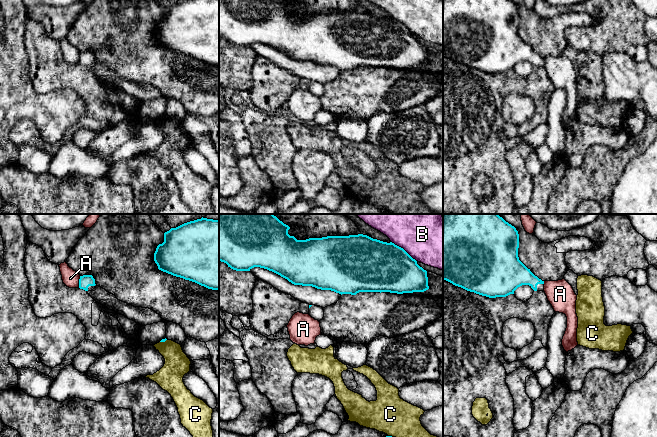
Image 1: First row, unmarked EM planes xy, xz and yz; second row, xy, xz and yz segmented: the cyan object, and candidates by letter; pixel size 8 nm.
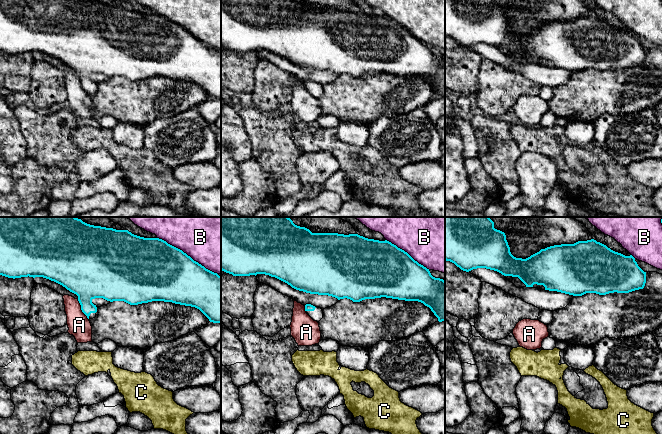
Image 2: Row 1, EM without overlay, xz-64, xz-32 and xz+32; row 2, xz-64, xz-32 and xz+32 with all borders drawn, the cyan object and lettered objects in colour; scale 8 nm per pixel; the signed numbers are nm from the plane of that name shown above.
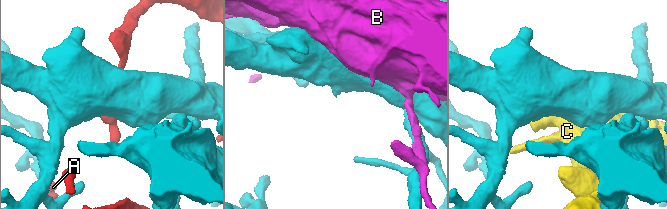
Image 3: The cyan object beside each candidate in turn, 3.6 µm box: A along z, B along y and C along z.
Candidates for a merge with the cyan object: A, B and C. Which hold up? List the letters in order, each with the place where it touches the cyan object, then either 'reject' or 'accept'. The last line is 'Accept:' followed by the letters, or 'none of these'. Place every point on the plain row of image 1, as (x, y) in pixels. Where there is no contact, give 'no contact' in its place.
A: xy (79, 57) | reject
B: xz (403, 25) | reject
C: xz (391, 212) | reject
Accept: none of these

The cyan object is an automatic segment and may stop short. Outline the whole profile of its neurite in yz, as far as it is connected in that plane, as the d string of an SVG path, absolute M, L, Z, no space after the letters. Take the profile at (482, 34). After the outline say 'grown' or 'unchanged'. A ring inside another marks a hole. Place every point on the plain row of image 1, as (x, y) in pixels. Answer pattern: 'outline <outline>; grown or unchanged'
outline M443 0L443 56L467 67L489 74L506 73L510 70L514 70L514 67L522 61L529 61L534 67L544 68L544 57L535 52L530 45L519 36L518 24L519 10L516 4L511 0Z; grown

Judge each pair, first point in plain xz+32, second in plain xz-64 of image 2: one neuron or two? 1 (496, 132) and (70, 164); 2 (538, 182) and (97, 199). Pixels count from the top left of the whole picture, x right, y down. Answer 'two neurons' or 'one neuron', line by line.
1: one neuron
2: two neurons

